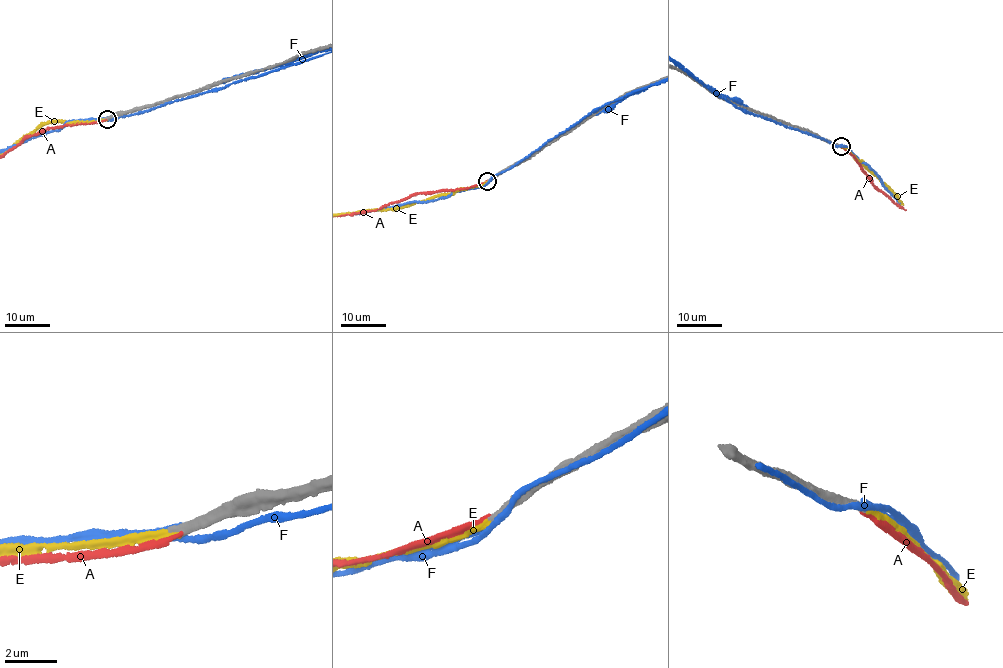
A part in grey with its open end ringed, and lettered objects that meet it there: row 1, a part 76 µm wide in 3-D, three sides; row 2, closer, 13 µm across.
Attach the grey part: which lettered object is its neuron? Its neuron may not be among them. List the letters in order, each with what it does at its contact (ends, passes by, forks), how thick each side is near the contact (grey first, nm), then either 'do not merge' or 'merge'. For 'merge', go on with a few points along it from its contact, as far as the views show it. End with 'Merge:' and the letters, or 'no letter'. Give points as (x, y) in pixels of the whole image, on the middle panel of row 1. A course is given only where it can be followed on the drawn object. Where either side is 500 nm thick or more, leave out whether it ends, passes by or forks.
A: it ends; calibres 360 and 140 nm; do not merge
E: it ends; calibres 320 and 280 nm; merge
F: it ends; calibres 320 and 200 nm; do not merge
Merge: E

